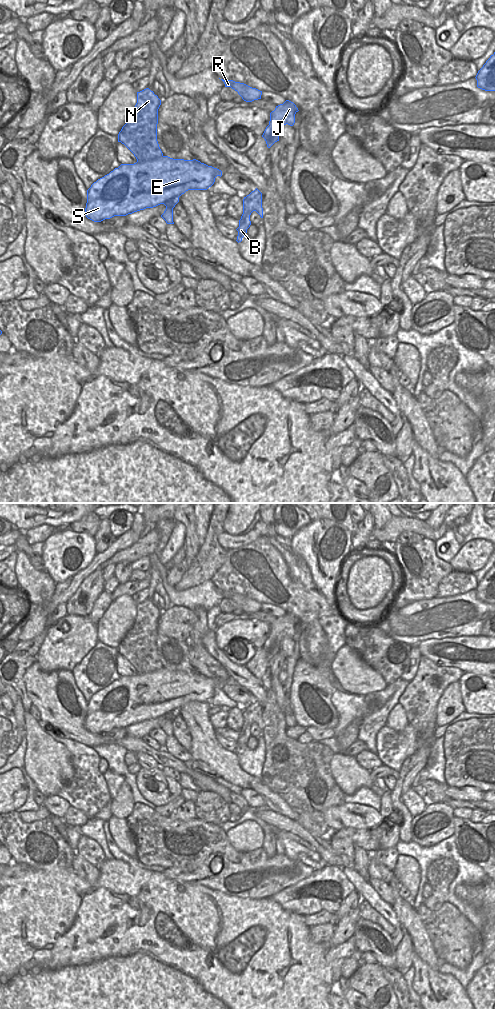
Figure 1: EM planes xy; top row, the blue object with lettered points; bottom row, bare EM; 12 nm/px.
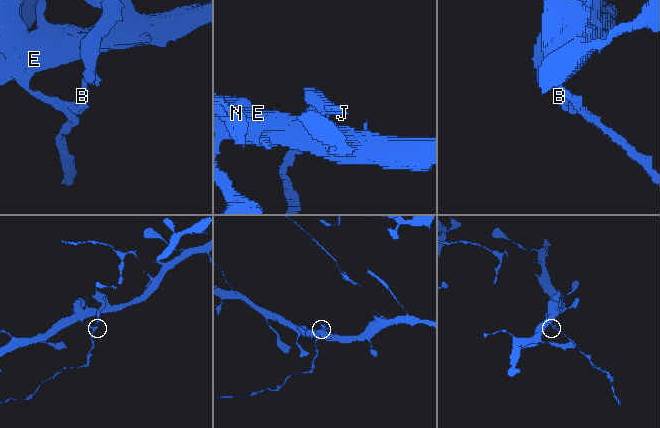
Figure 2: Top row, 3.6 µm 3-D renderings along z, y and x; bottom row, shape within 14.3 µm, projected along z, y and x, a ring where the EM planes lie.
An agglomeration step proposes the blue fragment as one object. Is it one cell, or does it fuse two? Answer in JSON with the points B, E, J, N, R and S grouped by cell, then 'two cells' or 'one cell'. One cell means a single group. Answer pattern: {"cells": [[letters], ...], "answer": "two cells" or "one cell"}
{"cells": [["B", "J", "N"], ["E", "R", "S"]], "answer": "two cells"}

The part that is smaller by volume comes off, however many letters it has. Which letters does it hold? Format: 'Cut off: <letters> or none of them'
Cut off: B, J, N

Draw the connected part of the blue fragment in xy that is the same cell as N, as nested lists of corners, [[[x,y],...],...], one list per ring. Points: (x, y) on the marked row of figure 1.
[[[149,88],[137,92],[135,110],[118,134],[118,142],[124,144],[136,157],[137,162],[160,158],[163,153],[157,141],[158,109],[161,100]]]

